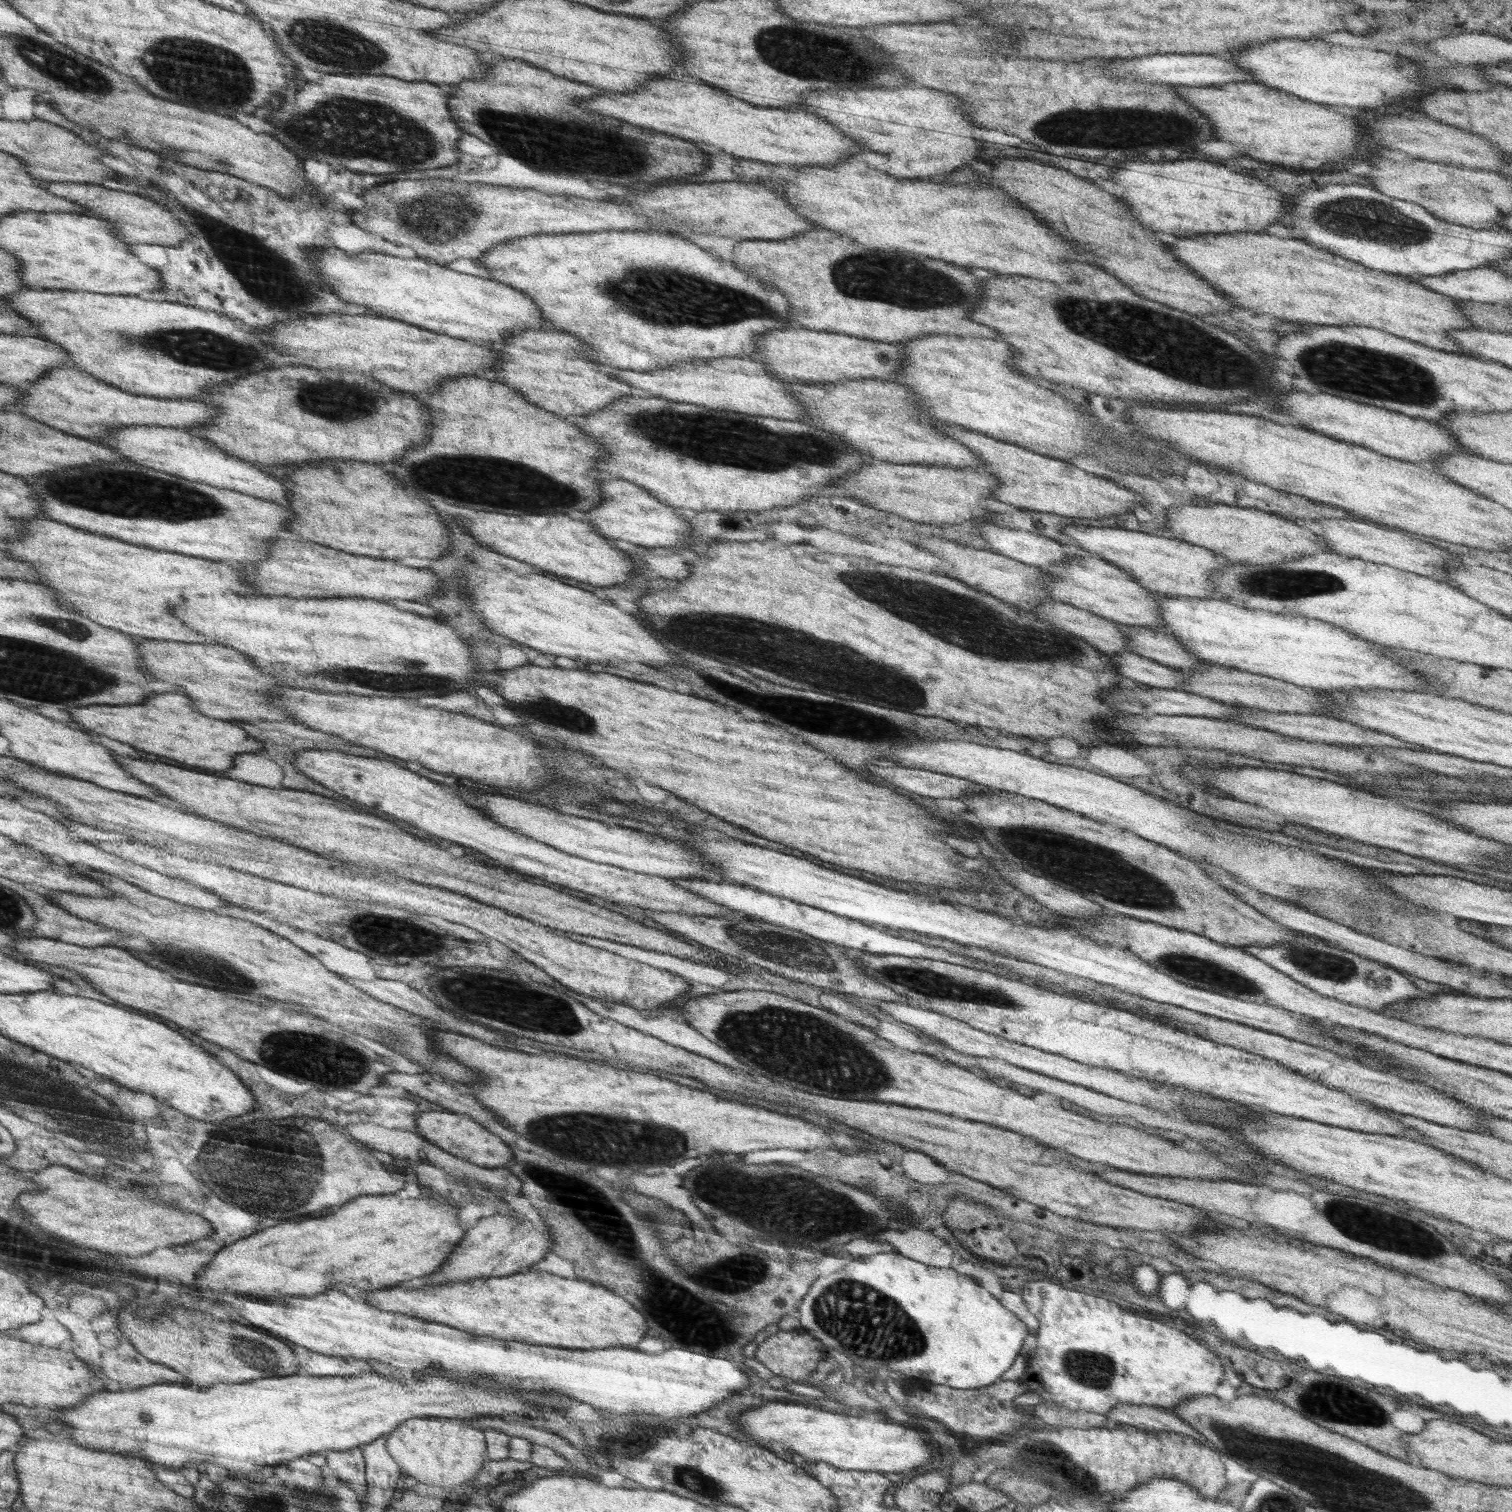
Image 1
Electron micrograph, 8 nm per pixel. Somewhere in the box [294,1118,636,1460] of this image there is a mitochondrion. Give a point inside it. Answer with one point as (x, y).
(536, 1164)

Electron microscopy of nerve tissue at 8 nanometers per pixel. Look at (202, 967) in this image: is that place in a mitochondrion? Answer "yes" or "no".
yes

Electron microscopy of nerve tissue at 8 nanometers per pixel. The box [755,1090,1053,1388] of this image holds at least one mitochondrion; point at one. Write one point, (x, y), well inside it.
(870, 1324)

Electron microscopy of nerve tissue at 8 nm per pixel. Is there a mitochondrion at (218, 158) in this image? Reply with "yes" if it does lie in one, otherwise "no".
yes

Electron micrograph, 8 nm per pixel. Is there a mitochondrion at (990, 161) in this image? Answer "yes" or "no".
no

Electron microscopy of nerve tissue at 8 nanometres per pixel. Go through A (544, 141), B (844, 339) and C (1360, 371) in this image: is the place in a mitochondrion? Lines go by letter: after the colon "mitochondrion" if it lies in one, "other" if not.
A: mitochondrion
B: other
C: mitochondrion

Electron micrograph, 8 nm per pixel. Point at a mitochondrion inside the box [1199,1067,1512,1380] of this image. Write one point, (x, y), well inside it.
(1372, 1226)

